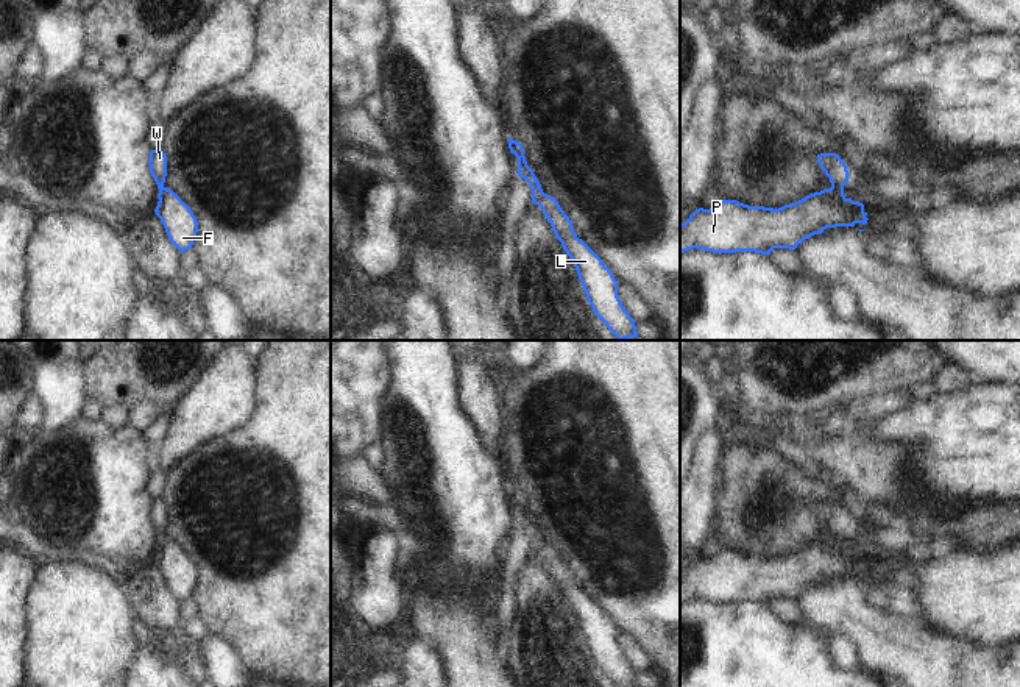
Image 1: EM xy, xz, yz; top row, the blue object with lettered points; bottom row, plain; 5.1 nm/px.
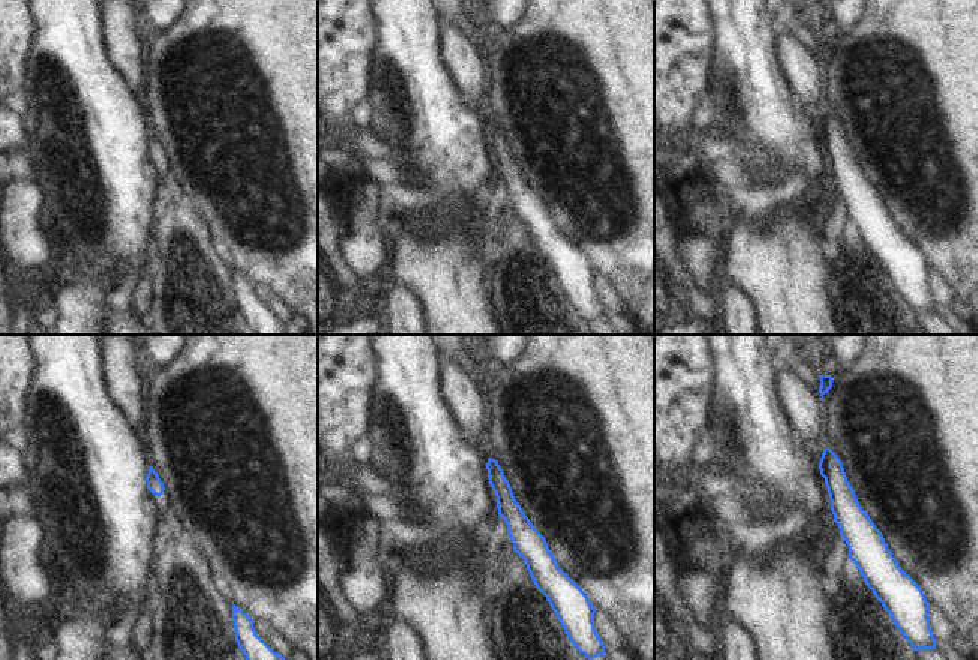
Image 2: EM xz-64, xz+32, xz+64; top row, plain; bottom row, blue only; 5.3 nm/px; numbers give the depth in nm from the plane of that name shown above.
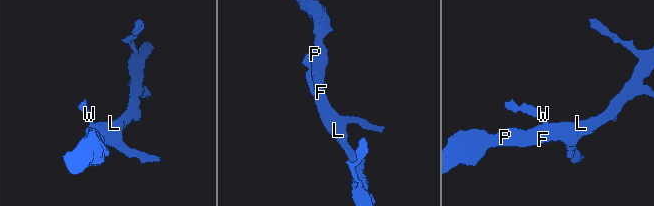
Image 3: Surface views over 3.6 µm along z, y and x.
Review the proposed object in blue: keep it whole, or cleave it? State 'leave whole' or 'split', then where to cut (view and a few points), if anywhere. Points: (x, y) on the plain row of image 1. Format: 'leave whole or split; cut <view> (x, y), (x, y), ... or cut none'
split; cut yz (832, 536), (842, 537)

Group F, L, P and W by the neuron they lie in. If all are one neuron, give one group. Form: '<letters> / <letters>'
F L P / W

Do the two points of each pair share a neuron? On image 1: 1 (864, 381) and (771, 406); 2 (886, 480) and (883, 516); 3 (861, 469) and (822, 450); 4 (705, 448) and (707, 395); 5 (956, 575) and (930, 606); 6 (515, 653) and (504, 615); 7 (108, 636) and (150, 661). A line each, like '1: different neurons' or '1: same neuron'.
1: same neuron
2: different neurons
3: same neuron
4: different neurons
5: same neuron
6: different neurons
7: different neurons

